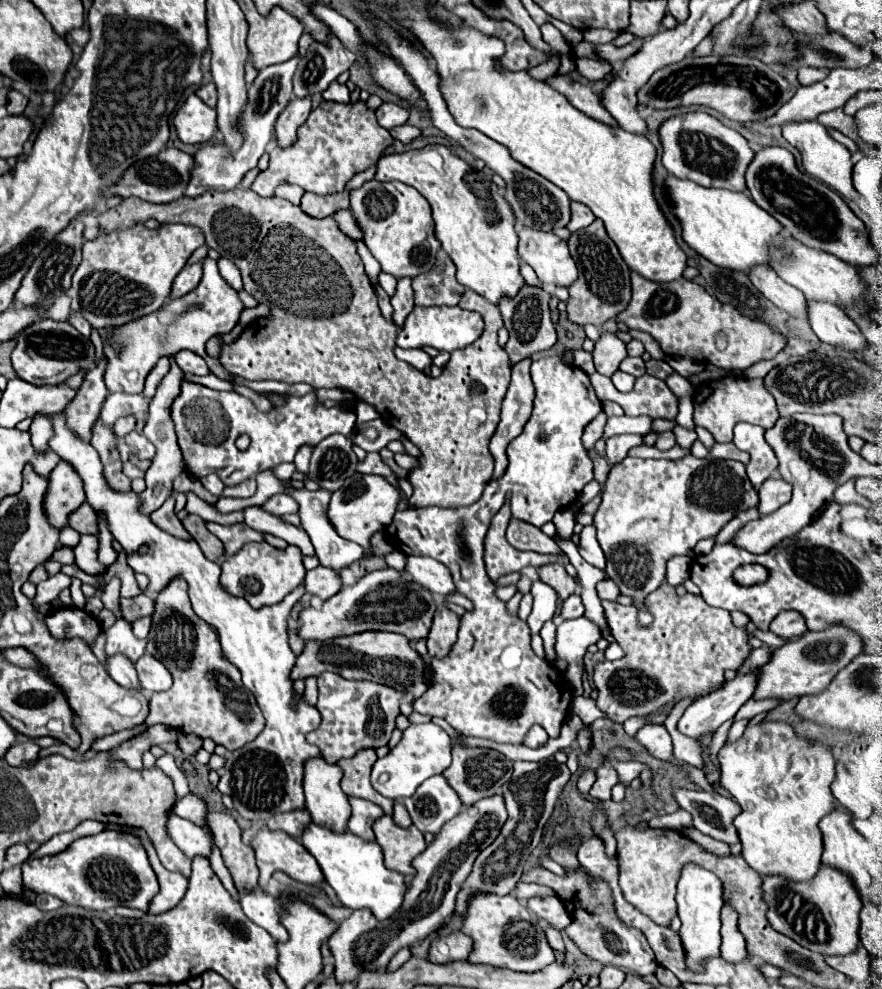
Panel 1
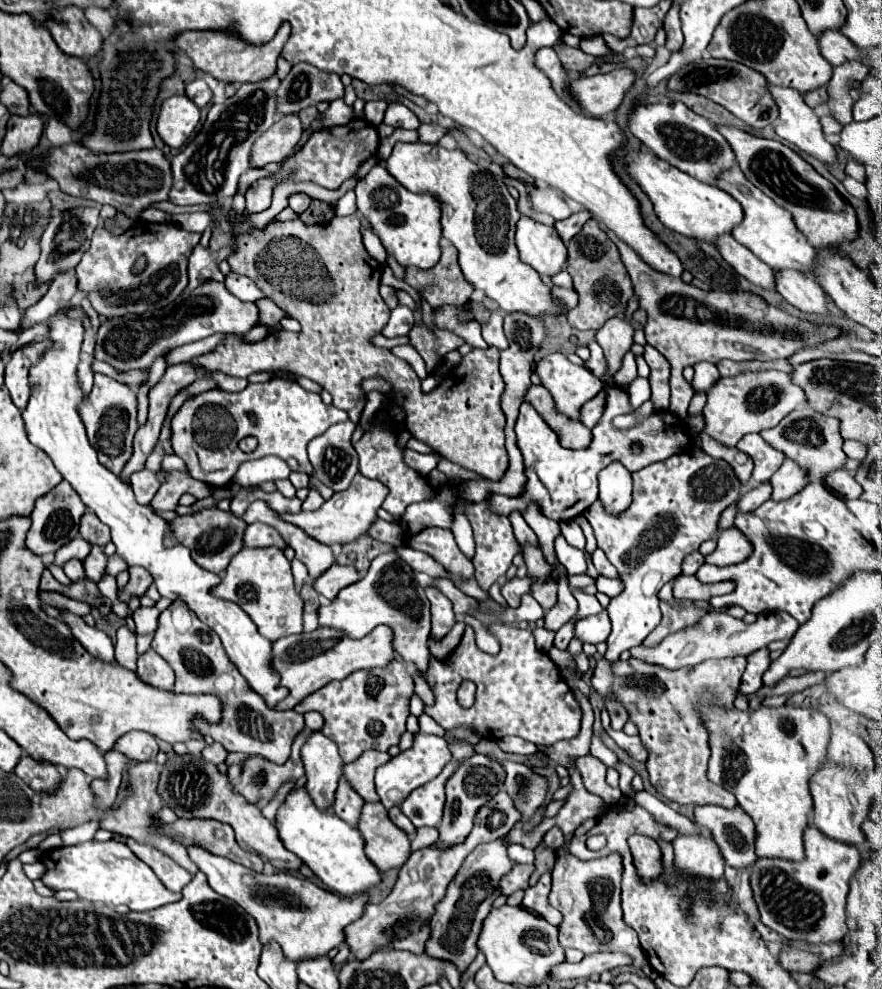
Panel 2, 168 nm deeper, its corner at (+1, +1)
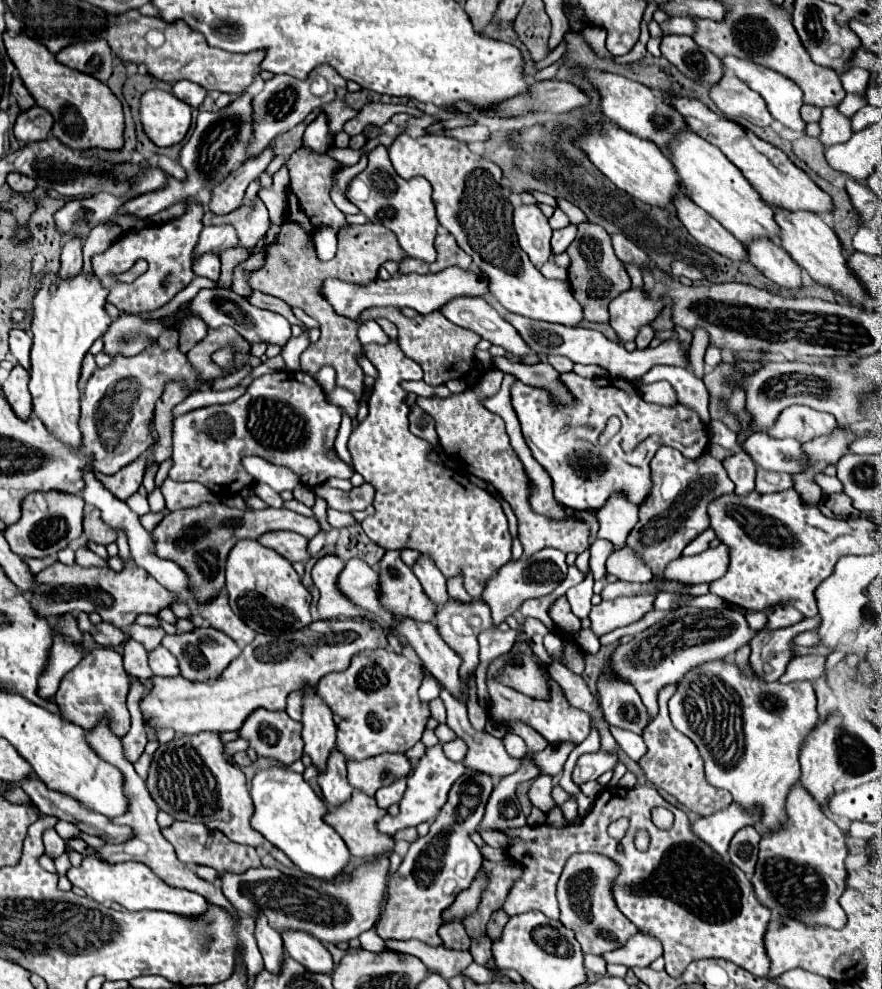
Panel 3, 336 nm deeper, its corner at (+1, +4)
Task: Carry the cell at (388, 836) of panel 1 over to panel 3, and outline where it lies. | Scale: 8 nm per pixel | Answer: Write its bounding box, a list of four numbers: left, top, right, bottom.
[327,792,393,858]

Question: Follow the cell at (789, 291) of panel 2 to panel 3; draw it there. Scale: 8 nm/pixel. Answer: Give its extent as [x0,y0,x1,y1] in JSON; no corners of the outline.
[747,240,803,290]

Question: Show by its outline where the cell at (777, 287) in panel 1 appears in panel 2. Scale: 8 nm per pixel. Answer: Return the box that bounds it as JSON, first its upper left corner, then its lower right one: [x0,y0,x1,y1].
[715,235,775,289]

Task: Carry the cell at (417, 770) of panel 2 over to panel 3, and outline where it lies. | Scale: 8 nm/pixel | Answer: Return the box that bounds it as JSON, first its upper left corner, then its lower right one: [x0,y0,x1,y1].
[375,762,415,808]

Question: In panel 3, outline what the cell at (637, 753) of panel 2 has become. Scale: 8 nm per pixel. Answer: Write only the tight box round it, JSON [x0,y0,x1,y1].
[611,726,647,760]

